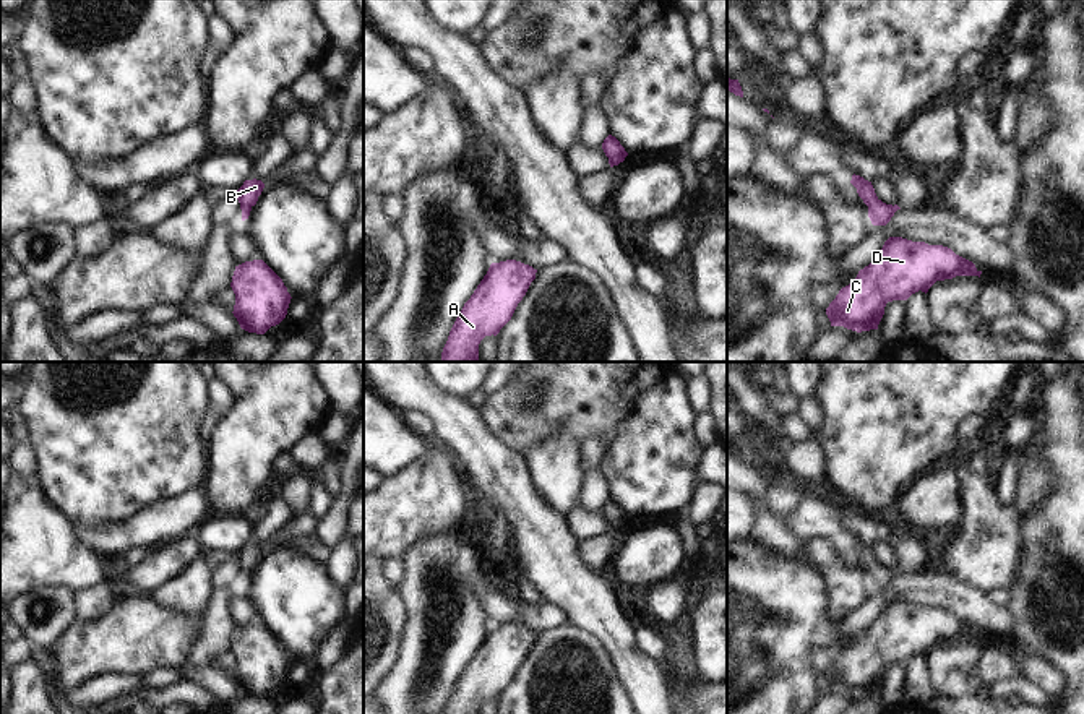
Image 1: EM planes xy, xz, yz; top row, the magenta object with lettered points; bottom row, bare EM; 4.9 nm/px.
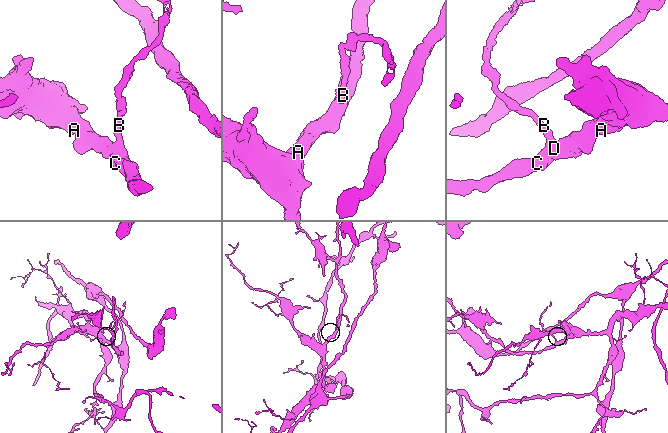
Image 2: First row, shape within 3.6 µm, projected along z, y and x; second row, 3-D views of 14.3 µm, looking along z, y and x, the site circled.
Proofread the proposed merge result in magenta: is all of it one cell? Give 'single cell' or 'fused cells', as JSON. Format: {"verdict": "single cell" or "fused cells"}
{"verdict": "single cell"}

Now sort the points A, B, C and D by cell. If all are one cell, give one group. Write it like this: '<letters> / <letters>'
A B C D

